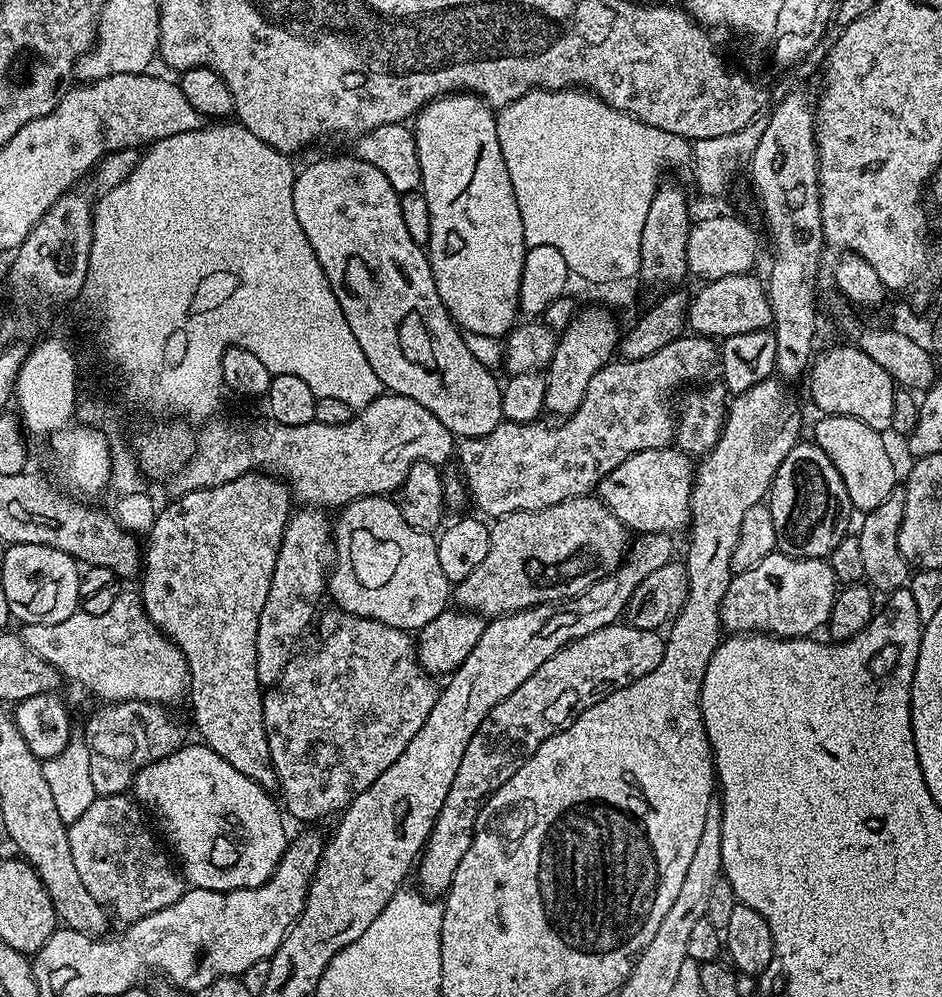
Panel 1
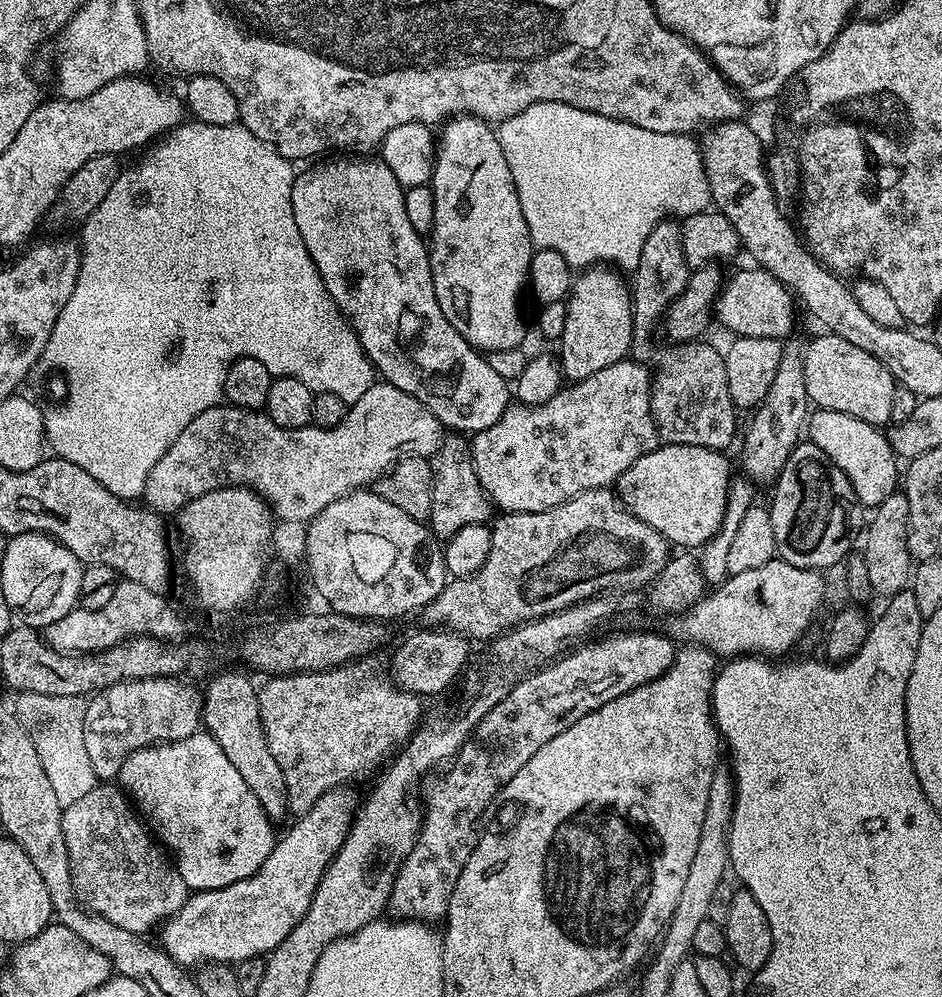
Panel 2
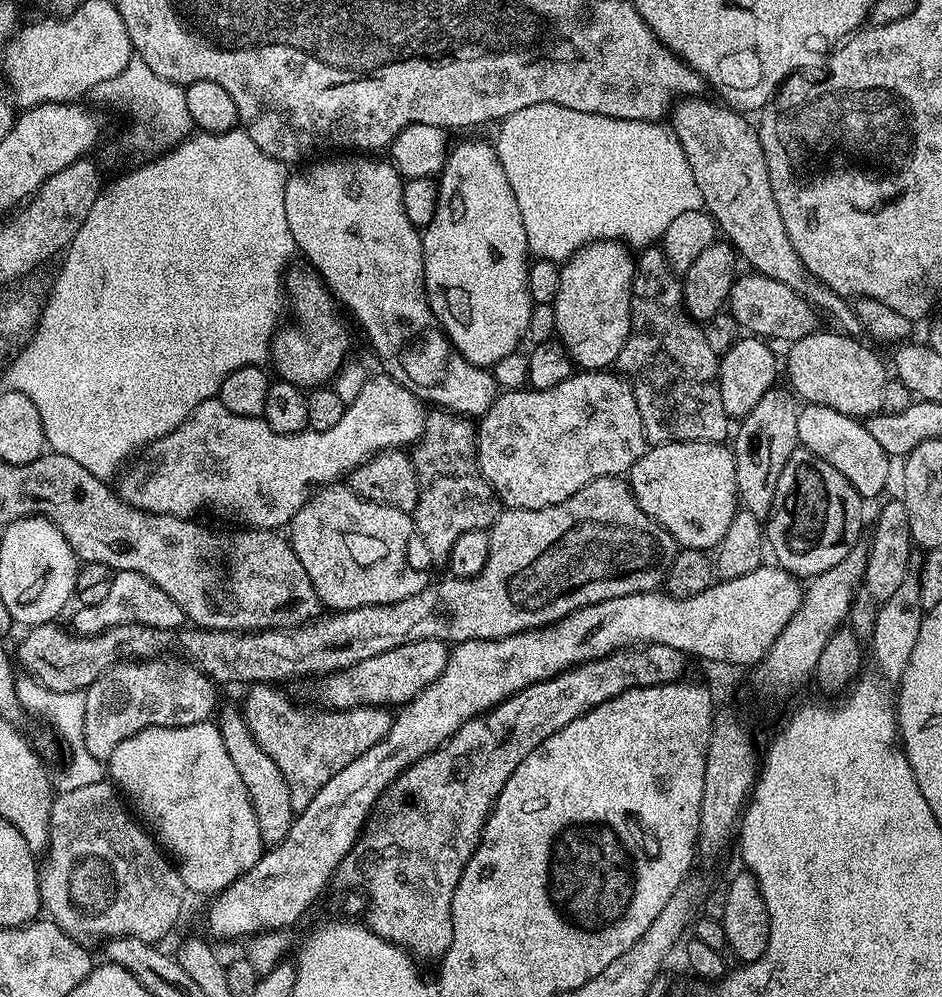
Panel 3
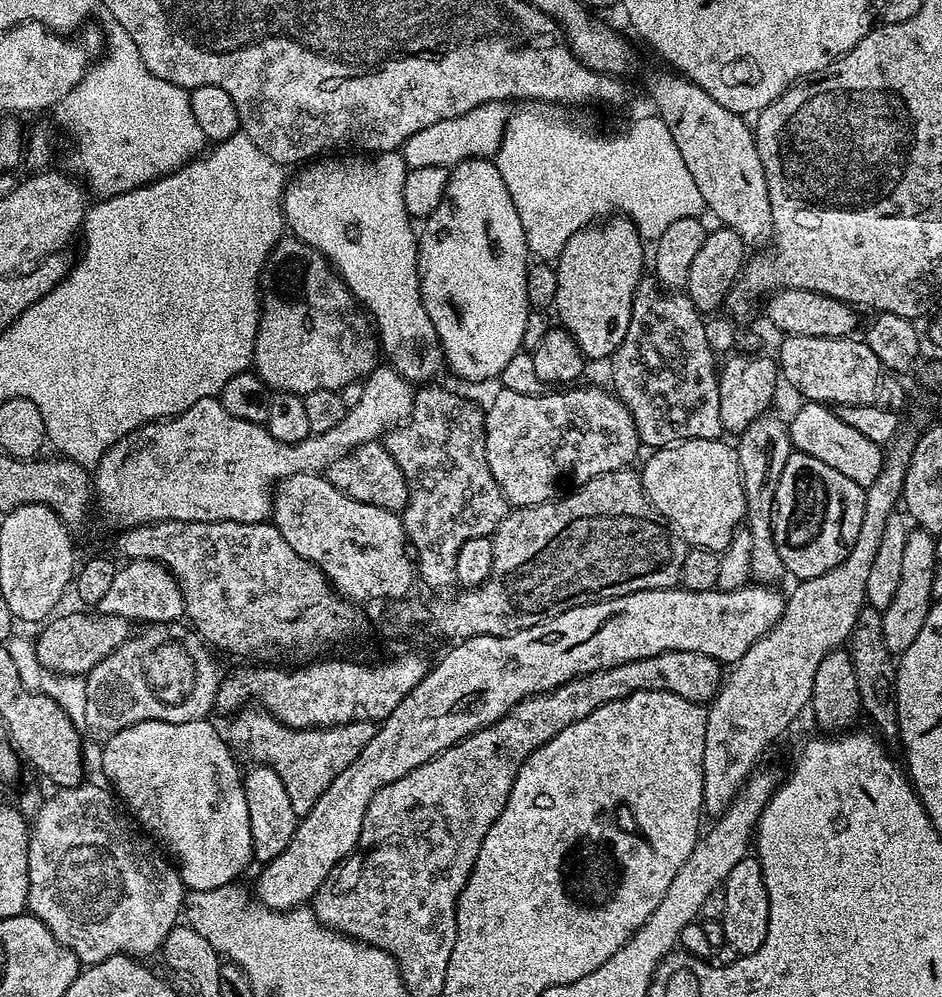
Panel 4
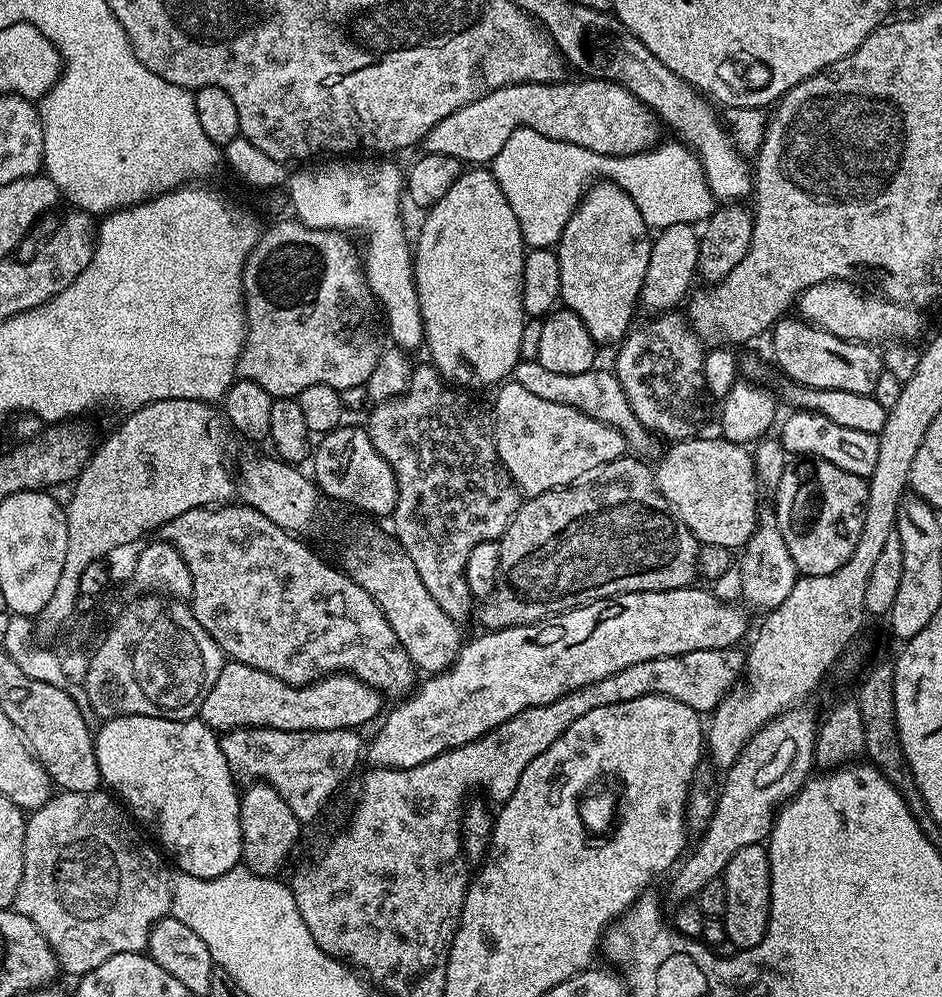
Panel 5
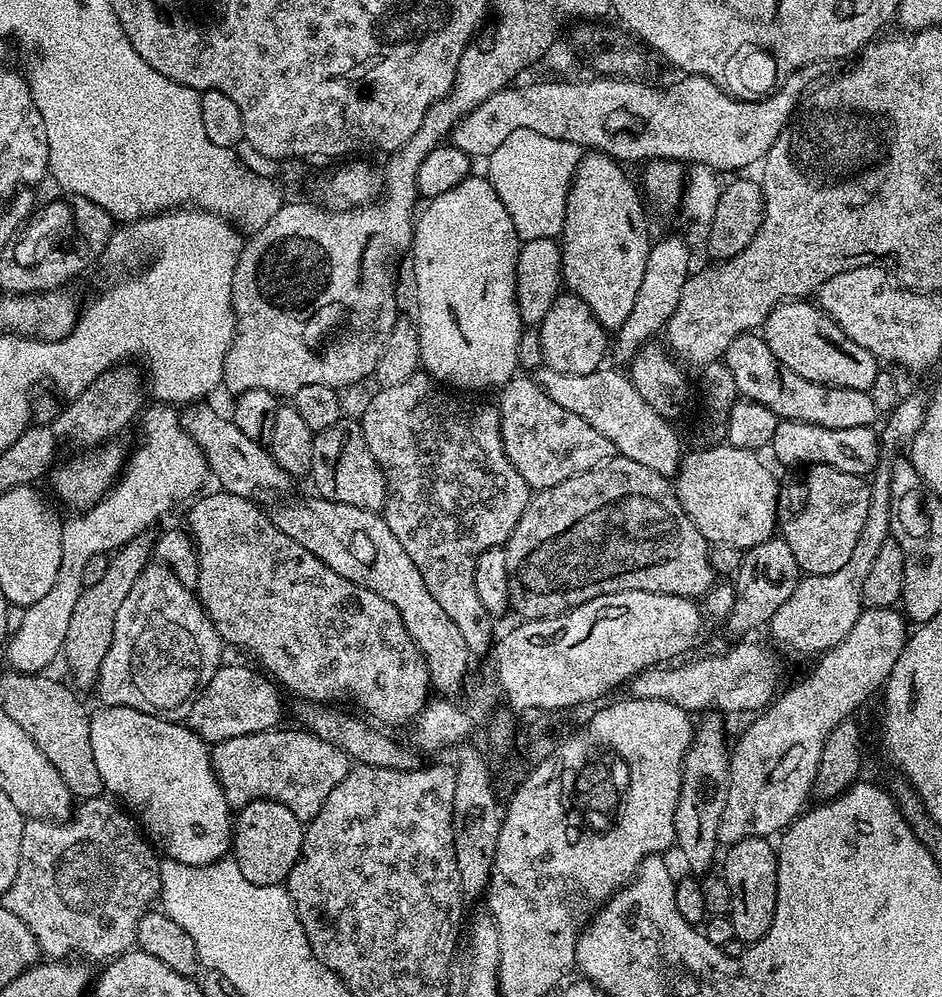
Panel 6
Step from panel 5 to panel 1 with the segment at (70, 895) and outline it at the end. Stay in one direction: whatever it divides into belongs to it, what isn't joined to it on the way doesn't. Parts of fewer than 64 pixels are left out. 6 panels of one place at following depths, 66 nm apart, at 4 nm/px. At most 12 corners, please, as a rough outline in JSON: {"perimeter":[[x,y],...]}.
{"perimeter":[[124,794],[67,825],[90,894],[124,922],[186,891]]}

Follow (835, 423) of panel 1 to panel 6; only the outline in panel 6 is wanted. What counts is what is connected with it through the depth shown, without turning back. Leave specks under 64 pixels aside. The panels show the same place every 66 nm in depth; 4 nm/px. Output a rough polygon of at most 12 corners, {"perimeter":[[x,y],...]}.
{"perimeter":[[780,420],[780,464],[867,477],[881,463],[875,427],[830,430]]}

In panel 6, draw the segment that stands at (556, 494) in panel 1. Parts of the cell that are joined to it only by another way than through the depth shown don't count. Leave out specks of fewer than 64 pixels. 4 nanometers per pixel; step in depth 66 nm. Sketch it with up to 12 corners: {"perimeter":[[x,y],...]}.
{"perimeter":[[517,374],[498,407],[529,488],[617,455],[610,438]]}

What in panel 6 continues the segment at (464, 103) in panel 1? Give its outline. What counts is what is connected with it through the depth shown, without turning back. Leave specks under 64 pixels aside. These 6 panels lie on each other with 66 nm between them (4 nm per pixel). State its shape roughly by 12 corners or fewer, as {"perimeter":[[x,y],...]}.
{"perimeter":[[483,175],[415,217],[420,363],[517,375],[521,239]]}

